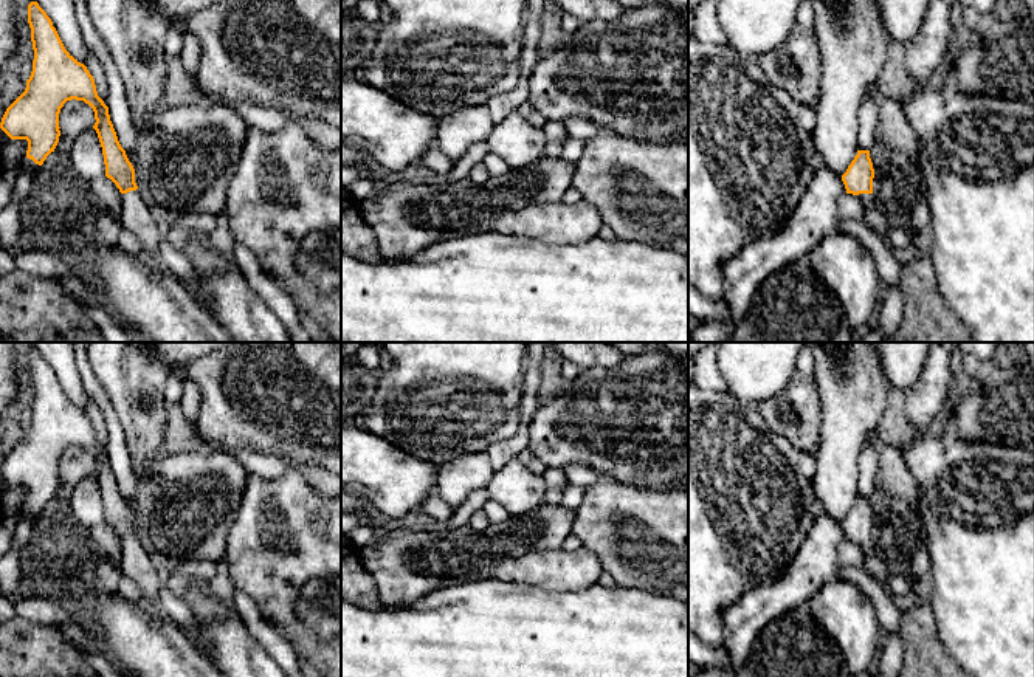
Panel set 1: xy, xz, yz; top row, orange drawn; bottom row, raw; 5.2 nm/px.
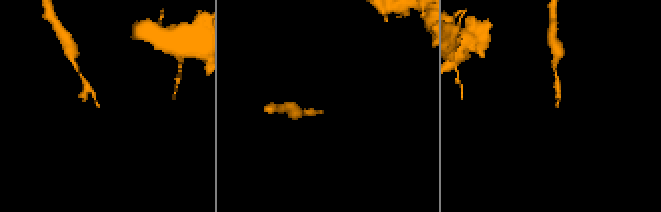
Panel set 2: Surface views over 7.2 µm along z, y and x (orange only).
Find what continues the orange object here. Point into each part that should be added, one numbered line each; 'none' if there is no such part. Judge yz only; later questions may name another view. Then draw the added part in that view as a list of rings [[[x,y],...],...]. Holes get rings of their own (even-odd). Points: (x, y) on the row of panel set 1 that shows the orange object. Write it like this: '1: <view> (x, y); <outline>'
1: yz (872, 217); [[[859,194],[857,195],[863,203],[863,214],[860,222],[870,228],[876,235],[881,235],[884,231],[888,231],[887,220],[879,212],[873,194]]]

